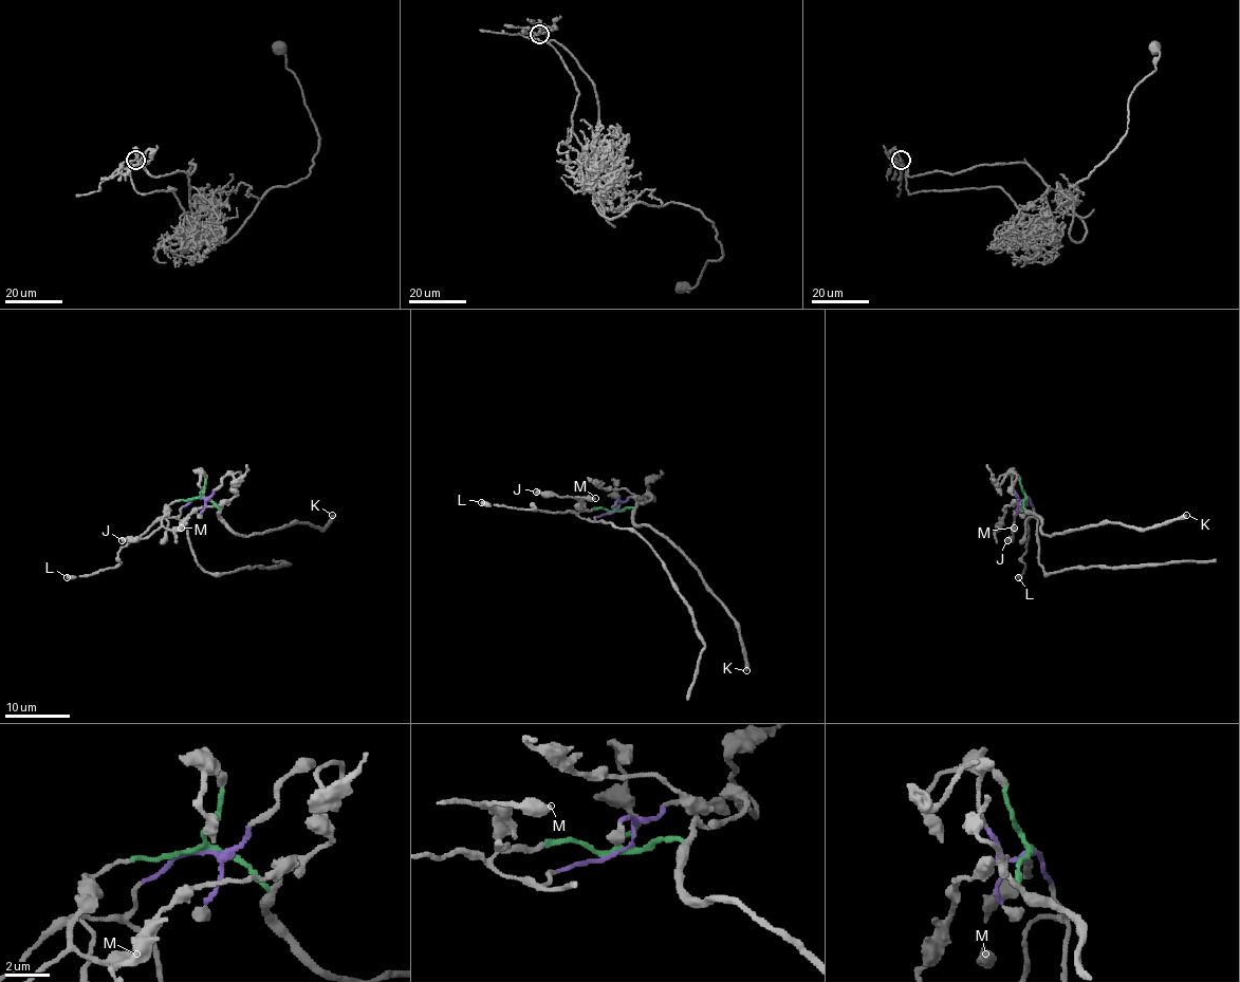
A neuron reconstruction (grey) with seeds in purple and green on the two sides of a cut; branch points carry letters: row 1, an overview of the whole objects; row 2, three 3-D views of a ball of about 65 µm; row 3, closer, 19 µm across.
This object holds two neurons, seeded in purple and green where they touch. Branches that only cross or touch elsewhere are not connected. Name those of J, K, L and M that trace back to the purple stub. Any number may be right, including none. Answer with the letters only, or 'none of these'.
L

